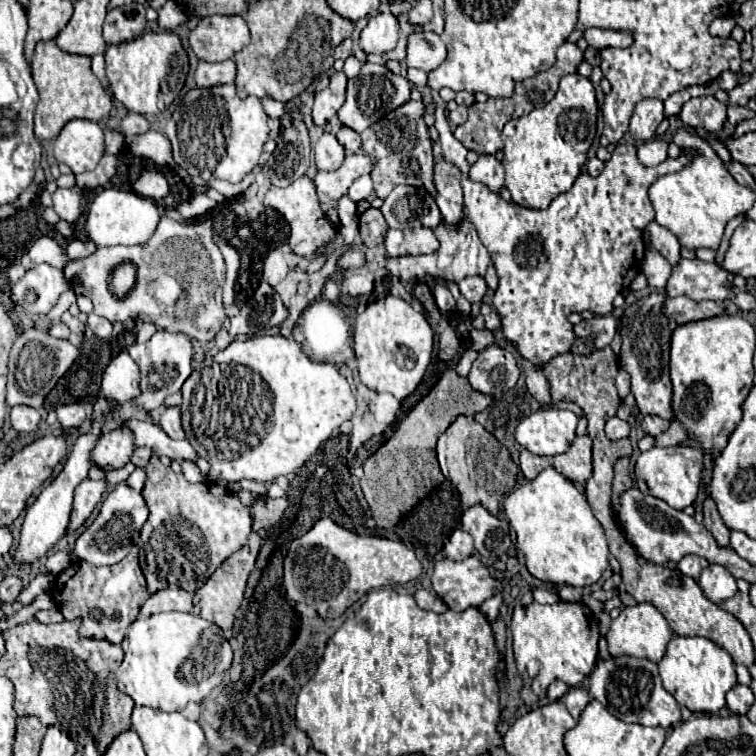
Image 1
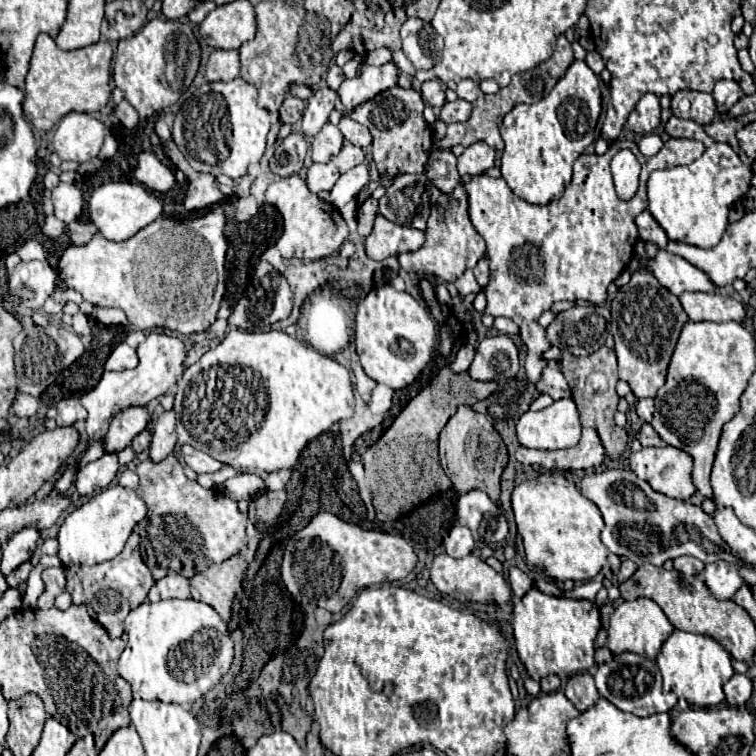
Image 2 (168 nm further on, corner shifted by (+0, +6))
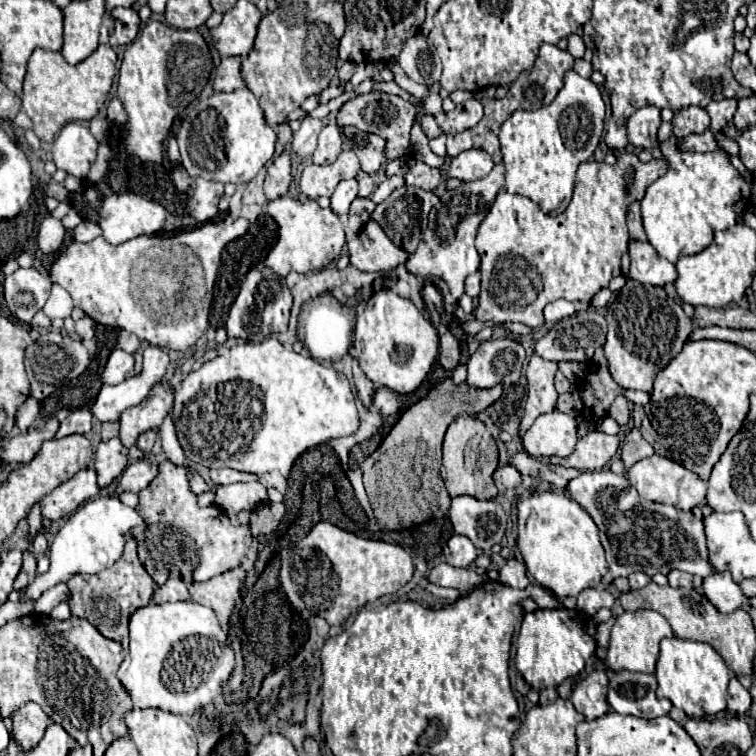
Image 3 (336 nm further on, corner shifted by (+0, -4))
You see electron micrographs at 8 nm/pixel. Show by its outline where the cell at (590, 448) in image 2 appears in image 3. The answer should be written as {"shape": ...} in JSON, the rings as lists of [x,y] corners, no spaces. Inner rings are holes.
{"shape":[[[591,431],[579,439],[575,451],[569,457],[551,457],[551,463],[563,467],[575,467],[579,471],[603,469],[619,449],[619,437],[601,431]]]}

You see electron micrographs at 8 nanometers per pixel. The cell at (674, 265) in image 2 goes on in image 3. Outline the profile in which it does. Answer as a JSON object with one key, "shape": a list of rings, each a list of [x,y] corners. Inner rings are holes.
{"shape":[[[629,241],[629,255],[631,255],[631,271],[629,277],[639,283],[649,285],[665,285],[673,283],[677,277],[677,269],[673,263],[663,259],[647,241]]]}

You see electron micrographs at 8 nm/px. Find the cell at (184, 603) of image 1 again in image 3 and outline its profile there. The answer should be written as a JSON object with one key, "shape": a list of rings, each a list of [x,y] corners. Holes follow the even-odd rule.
{"shape":[[[167,579],[165,585],[157,587],[153,593],[153,603],[165,603],[165,601],[185,601],[189,599],[187,585],[181,579]]]}

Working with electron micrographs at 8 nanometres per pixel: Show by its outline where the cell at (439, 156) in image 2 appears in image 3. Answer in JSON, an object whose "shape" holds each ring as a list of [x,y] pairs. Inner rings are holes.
{"shape":[[[411,167],[405,173],[405,185],[415,185],[415,187],[423,187],[425,191],[433,191],[437,185],[443,183],[441,171],[433,169],[433,167]]]}

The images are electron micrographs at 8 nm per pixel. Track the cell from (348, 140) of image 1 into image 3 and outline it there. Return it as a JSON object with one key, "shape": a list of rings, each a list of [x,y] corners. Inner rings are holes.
{"shape":[[[345,127],[343,129],[343,145],[345,149],[355,151],[355,155],[361,161],[361,169],[369,175],[377,173],[381,163],[385,161],[385,139],[373,133],[359,131],[355,127]]]}

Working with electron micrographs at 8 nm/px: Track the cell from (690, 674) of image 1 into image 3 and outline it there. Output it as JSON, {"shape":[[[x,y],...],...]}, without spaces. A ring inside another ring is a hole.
{"shape":[[[677,637],[663,639],[657,657],[657,695],[667,697],[677,709],[683,709],[689,717],[707,717],[725,709],[729,667],[723,657],[707,643],[683,641]]]}

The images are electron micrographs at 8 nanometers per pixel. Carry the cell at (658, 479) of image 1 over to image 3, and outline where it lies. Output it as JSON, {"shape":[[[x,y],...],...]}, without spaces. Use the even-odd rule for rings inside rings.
{"shape":[[[651,455],[651,457],[637,461],[629,469],[627,479],[639,491],[639,495],[643,499],[673,505],[683,511],[691,511],[695,505],[699,505],[705,499],[705,491],[707,491],[707,483],[703,479],[699,479],[699,475],[695,475],[693,471],[687,471],[683,465],[679,465],[667,457],[661,457],[661,455]]]}

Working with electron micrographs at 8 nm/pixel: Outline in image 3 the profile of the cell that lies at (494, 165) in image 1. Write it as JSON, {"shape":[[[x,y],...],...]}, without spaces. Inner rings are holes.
{"shape":[[[467,149],[449,159],[447,177],[455,177],[459,181],[475,181],[489,175],[493,165],[493,159],[483,149]]]}

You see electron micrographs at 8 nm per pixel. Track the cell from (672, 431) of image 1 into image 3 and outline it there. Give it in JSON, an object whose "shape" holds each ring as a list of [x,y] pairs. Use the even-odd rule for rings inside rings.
{"shape":[[[633,429],[631,433],[627,433],[623,447],[621,447],[621,461],[625,465],[625,471],[633,463],[637,463],[637,461],[641,461],[643,457],[649,457],[649,455],[653,455],[653,447],[643,439],[641,431]]]}

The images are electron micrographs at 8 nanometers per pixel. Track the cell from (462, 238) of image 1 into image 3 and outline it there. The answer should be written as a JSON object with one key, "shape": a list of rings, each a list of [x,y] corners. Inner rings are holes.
{"shape":[[[499,163],[495,164],[487,177],[477,181],[463,181],[457,189],[445,191],[439,199],[439,205],[431,209],[429,227],[423,233],[417,251],[407,259],[405,267],[421,277],[443,279],[449,285],[453,299],[459,299],[463,295],[465,277],[479,269],[481,257],[475,249],[475,235],[479,223],[485,219],[487,211],[491,209],[491,203],[495,201],[495,195],[503,191],[503,187],[505,187],[505,168],[503,163]]]}

